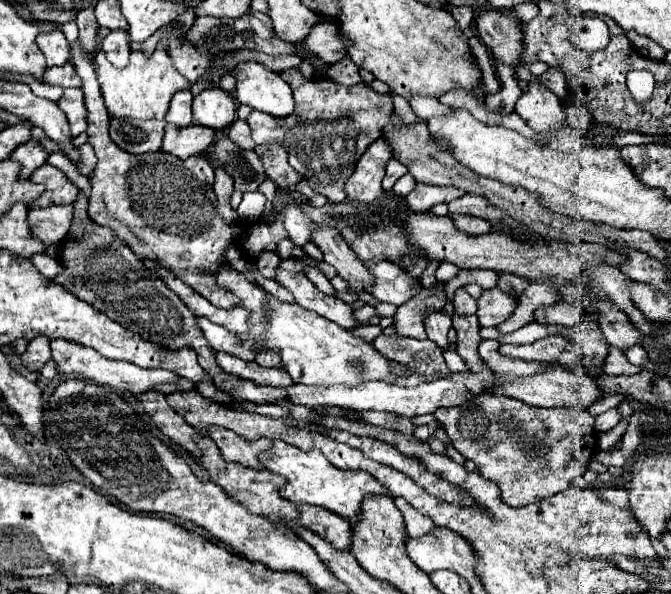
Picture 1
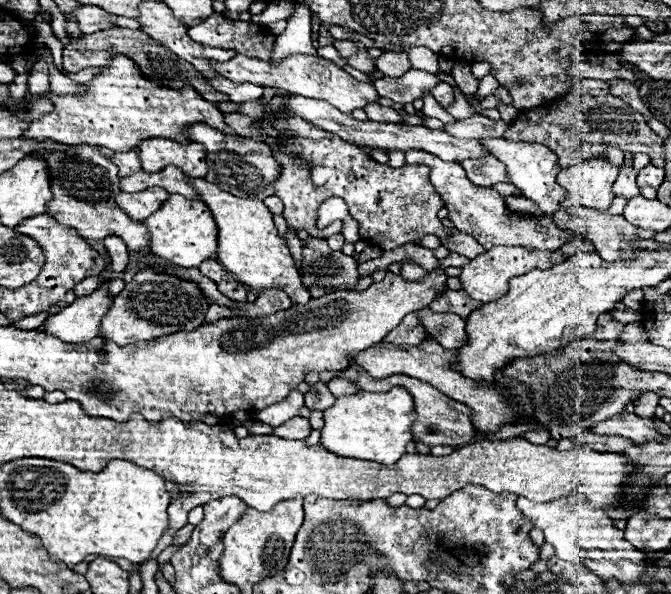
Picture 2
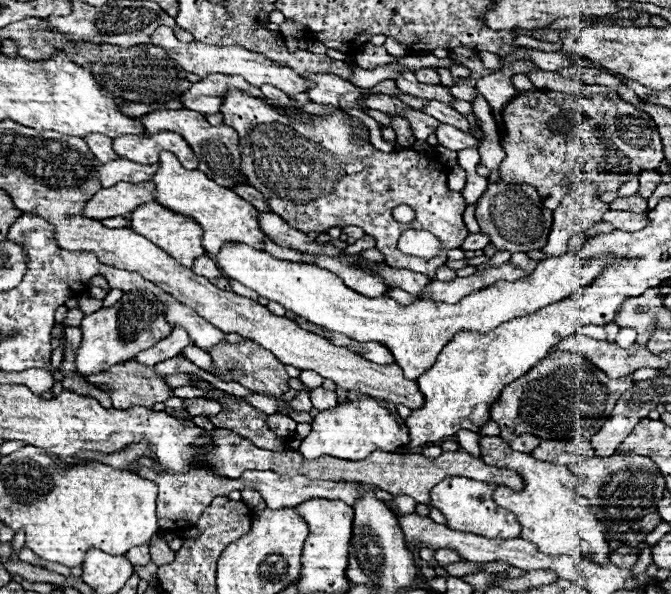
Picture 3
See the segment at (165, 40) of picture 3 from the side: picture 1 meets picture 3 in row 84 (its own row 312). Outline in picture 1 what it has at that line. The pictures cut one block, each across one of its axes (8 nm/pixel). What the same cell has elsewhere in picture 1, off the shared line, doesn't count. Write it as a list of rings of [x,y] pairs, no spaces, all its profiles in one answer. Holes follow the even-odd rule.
[[[224,268],[220,274],[216,274],[216,280],[220,286],[226,286],[232,290],[240,300],[242,306],[252,312],[250,318],[250,332],[240,336],[240,340],[254,338],[258,342],[258,348],[280,348],[282,354],[282,364],[292,376],[296,384],[308,384],[308,386],[334,386],[334,384],[344,384],[344,386],[358,386],[370,380],[382,380],[392,384],[394,378],[404,374],[404,366],[400,362],[394,362],[386,356],[382,356],[372,342],[366,342],[360,336],[354,336],[352,332],[336,326],[334,322],[328,322],[326,318],[320,318],[318,314],[312,314],[298,304],[284,304],[276,300],[274,296],[266,294],[262,288],[250,284],[242,272],[236,272],[234,268]],[[264,298],[268,300],[272,308],[272,318],[270,318],[270,328],[262,324],[262,304]],[[264,336],[268,340],[264,340]],[[362,364],[362,372],[356,370],[356,366]]]

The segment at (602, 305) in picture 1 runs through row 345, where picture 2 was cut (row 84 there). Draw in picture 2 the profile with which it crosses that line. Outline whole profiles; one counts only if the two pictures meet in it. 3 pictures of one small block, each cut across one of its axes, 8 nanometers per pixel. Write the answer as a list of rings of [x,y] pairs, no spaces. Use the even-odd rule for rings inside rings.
[[[618,78],[614,84],[610,84],[610,92],[618,94],[626,104],[632,104],[632,108],[636,108],[640,114],[646,116],[646,120],[650,120],[650,110],[644,106],[644,102],[640,98],[640,88],[636,84]]]

